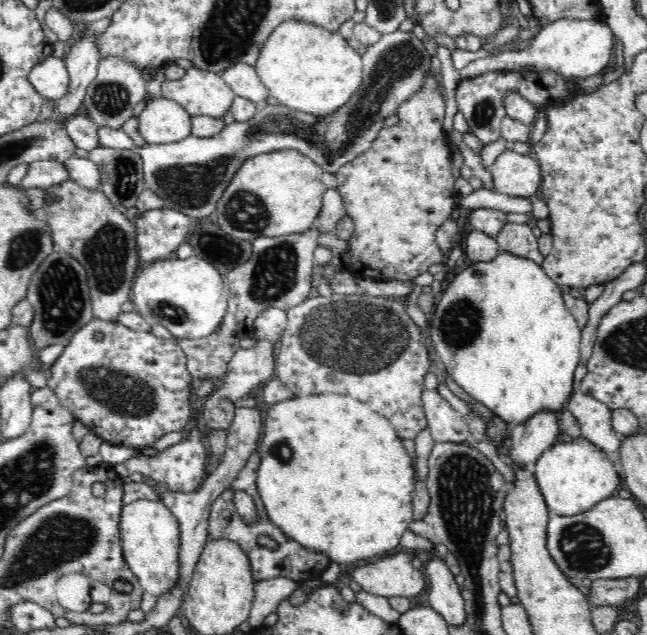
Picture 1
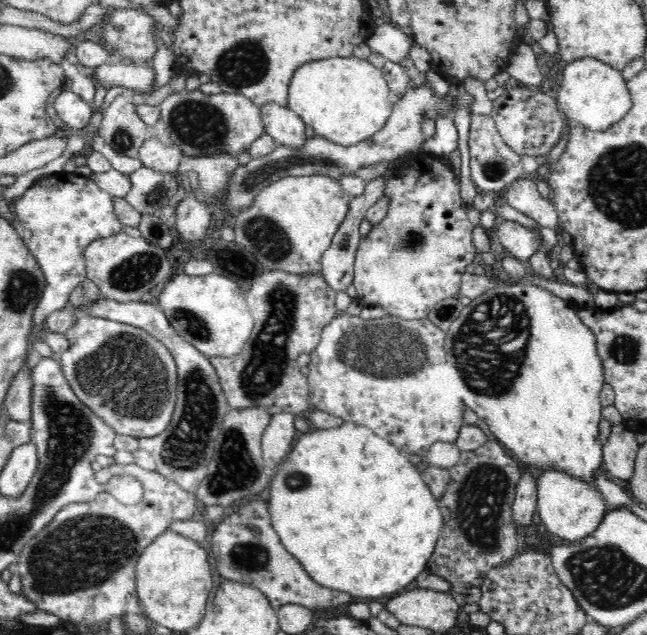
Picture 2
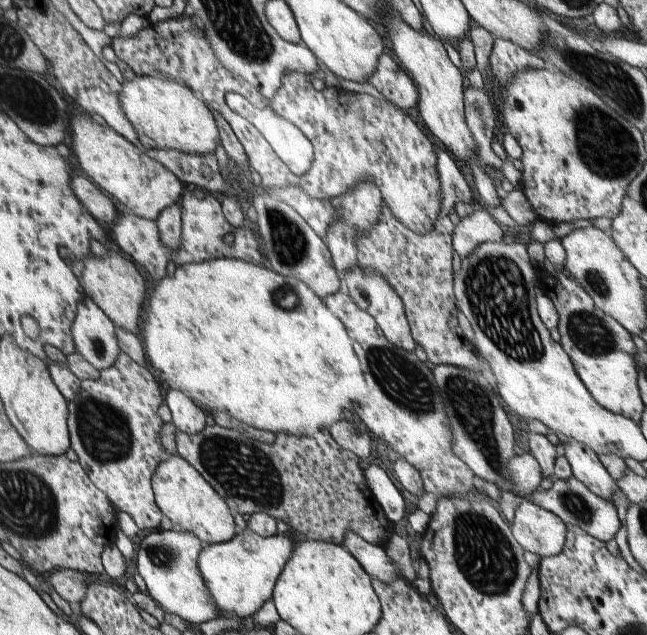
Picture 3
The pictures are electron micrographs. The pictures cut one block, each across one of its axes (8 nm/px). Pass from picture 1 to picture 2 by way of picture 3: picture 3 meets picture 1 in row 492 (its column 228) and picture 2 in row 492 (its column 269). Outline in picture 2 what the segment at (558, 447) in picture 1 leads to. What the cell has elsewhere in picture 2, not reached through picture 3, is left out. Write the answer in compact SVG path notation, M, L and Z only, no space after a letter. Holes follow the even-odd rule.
M546 469L536 474L537 505L535 512L540 516L542 525L552 536L560 537L570 543L584 540L586 536L594 533L598 524L609 509L604 504L602 494L590 486L590 483L559 470Z

